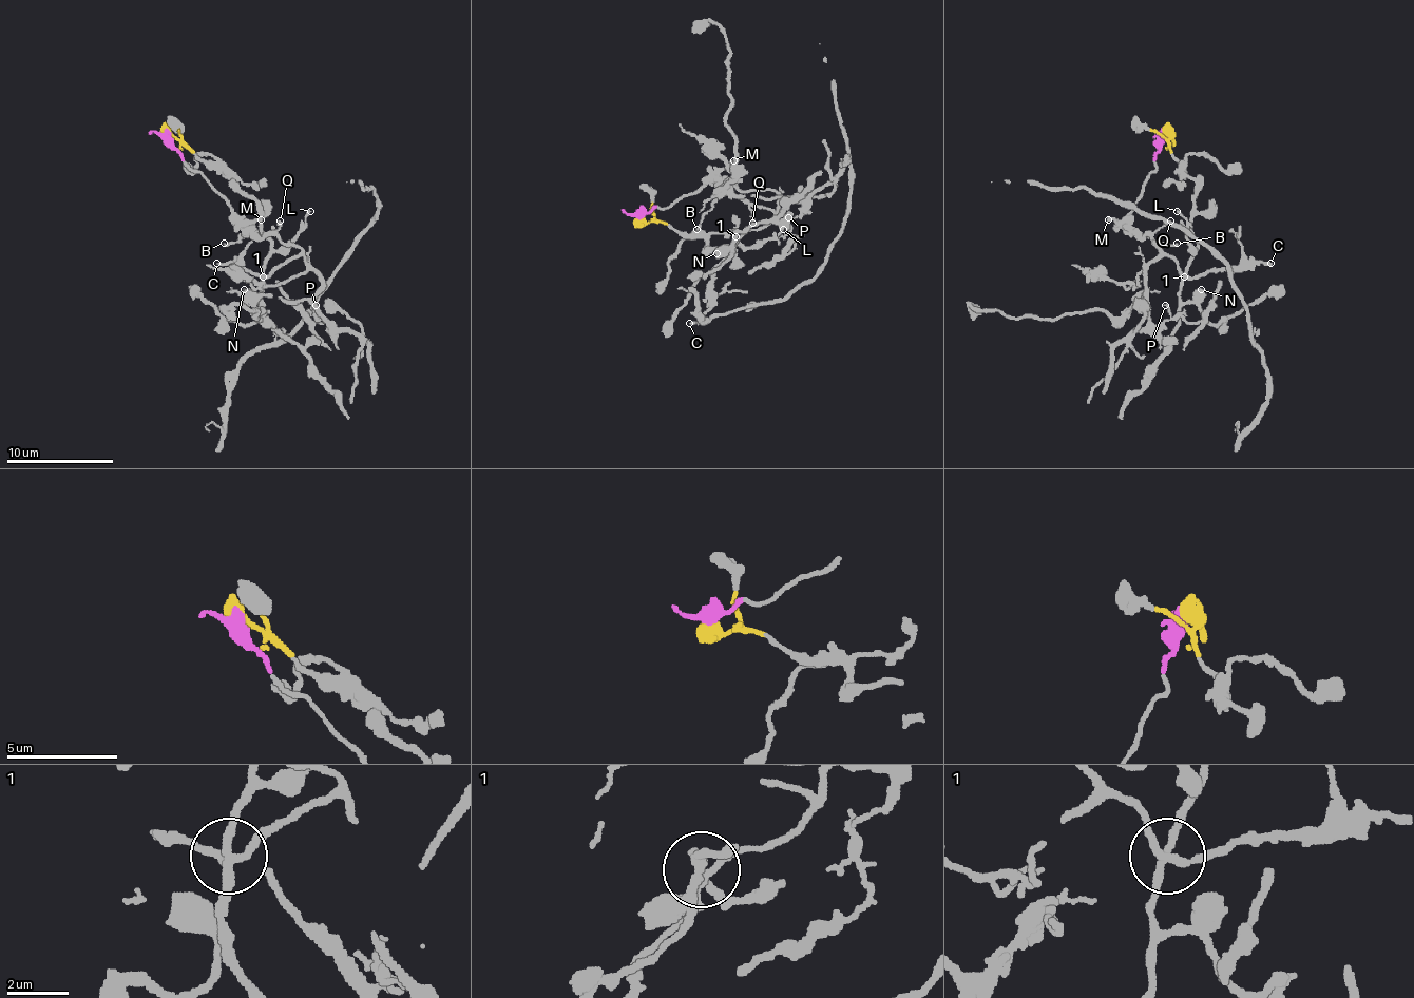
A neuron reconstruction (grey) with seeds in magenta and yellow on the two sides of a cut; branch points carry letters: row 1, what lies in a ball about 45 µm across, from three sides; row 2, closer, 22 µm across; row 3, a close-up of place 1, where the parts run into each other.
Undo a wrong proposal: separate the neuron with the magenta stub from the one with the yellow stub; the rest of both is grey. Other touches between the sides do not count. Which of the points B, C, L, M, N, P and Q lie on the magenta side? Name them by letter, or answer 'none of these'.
B, C, M, P, Q

